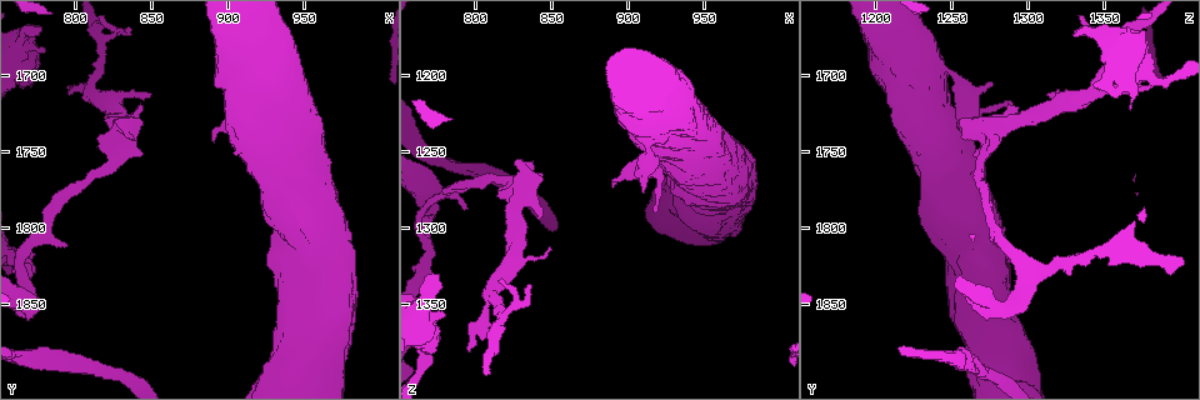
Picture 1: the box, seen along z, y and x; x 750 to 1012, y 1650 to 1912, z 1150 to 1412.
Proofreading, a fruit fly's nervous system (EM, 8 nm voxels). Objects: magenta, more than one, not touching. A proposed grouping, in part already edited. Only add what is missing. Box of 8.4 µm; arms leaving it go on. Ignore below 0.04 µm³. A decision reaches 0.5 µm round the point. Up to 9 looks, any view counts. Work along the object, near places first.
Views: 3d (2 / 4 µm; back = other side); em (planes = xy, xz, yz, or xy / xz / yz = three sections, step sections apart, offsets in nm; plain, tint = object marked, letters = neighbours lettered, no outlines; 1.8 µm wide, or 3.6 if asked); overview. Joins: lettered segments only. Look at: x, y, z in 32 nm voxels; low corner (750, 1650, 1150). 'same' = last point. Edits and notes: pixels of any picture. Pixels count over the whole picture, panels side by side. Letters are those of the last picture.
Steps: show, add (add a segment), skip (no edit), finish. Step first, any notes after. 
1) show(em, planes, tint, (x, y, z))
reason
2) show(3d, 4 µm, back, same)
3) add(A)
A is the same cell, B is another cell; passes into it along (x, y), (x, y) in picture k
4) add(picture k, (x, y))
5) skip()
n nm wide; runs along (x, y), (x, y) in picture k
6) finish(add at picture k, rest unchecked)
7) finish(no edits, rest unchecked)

show(em, planes, letters, (772, 1672, 1330))
an open end

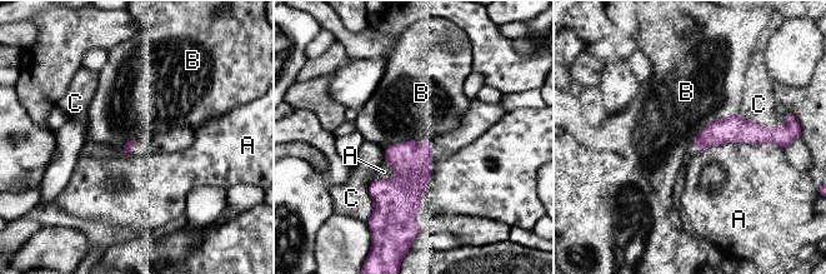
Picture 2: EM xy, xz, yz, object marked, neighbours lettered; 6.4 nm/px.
skip()
A, B and C are other cells; no lettered segment goes on from it

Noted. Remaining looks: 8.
show(3d, 2 µm, (794, 1708, 1382))
thin end

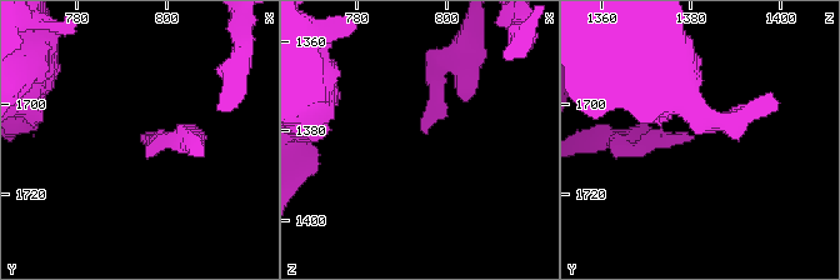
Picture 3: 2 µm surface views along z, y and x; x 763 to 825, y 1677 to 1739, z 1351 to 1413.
show(em, yz, step 16, tint, (794, 1708, 1380))
shape alone is not enough

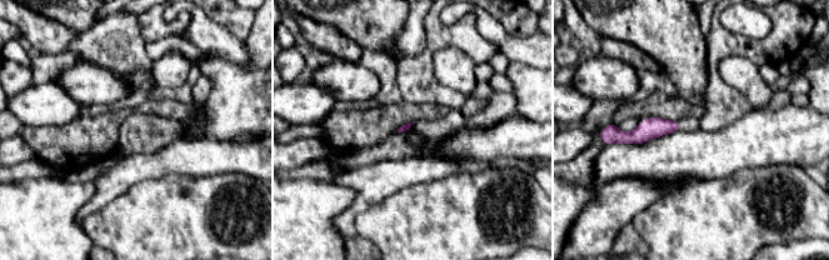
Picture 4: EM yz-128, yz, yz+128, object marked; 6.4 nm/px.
show(em, planes, letters, same)
another direction

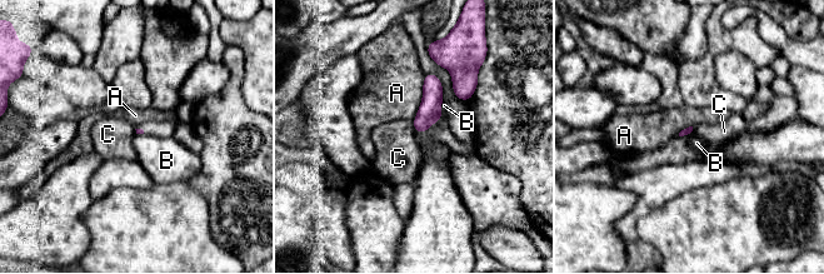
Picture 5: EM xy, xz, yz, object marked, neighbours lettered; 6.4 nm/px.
skip()
A, B and C are other cells; no lettered segment goes on from it

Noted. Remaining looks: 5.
show(em, planes, letters, (826, 1728, 1254))

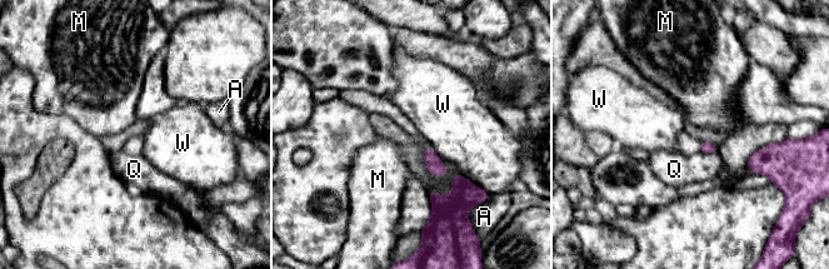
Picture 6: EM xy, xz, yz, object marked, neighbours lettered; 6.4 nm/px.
skip()
A, M, Q and W are other cells; border along (433, 148), (439, 158) in picture 6; no lettered segment goes on from it

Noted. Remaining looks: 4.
show(em, 3.6 µm, planes, letters, (916, 1730, 1250))
sudden change in width

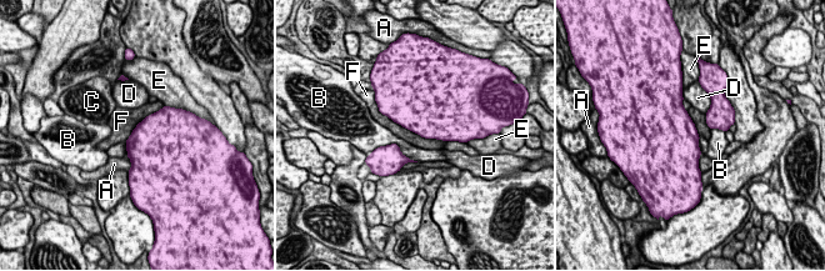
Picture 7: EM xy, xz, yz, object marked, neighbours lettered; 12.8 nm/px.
skip()
360 nm wide; A, B, C, D, E and F are other cells; border along (378, 109), (421, 136), (444, 141) in picture 7; no lettered segment goes on from it

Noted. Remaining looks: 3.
finish(no edits, rest unchecked)

